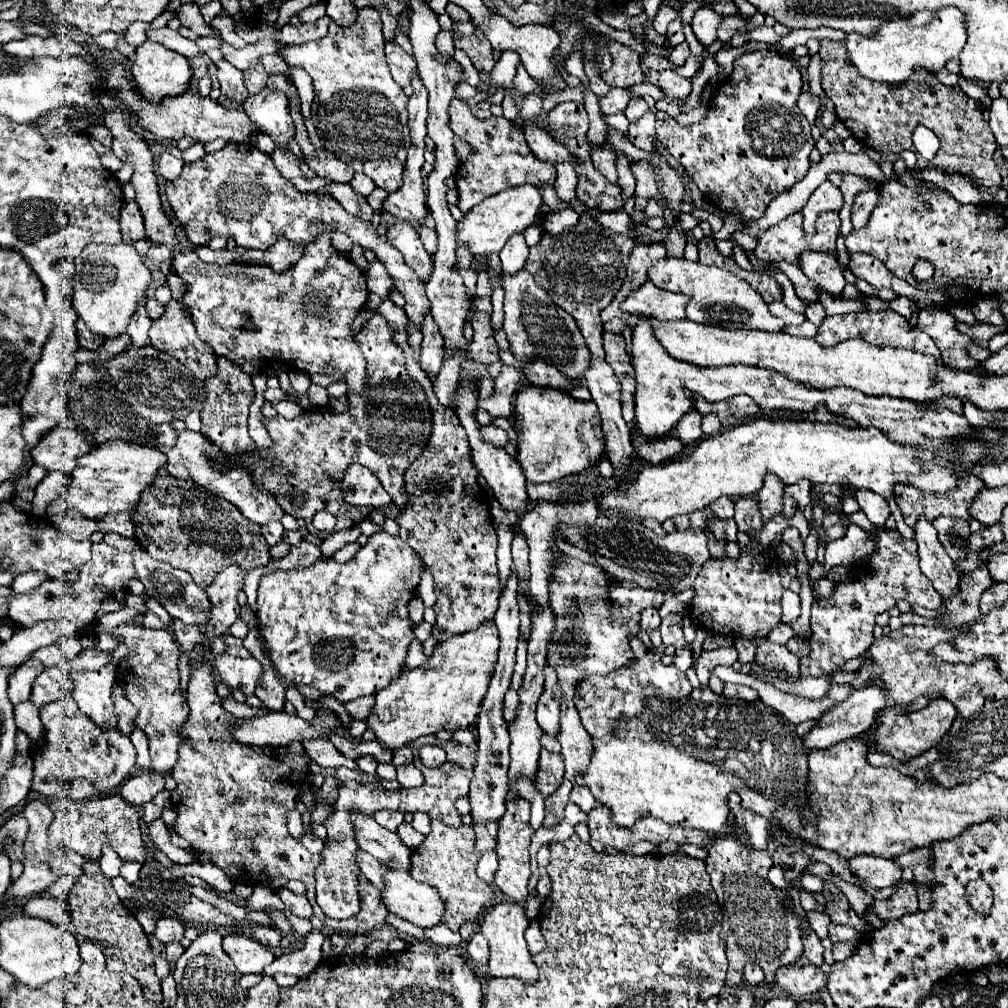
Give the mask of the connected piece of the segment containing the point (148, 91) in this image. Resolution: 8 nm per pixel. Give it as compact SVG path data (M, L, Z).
M146 40L142 46L136 48L136 56L132 60L132 74L136 80L136 88L138 92L148 100L148 102L162 102L168 96L180 96L184 94L184 90L190 88L190 80L192 80L192 66L188 62L188 58L184 58L182 54L168 50L166 46Z

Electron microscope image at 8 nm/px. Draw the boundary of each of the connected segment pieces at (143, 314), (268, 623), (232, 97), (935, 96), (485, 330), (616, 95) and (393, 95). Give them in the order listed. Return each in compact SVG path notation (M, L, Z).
M146 296L144 298L140 298L140 306L138 306L138 310L136 310L136 314L132 314L132 318L130 318L130 326L128 326L128 334L130 334L130 338L132 338L132 342L130 342L130 346L146 346L146 344L150 344L150 338L148 338L148 330L150 330L150 324L152 324L152 320L150 320L150 316L148 316L148 312L146 312Z
M376 532L368 538L368 544L362 546L356 556L344 564L334 562L332 558L318 558L314 564L310 566L300 566L300 568L292 568L292 570L274 570L268 572L260 578L258 584L258 628L262 638L266 640L266 650L270 652L270 658L274 662L274 666L278 668L278 672L294 684L308 684L316 690L320 690L322 694L330 694L334 698L338 698L340 702L350 702L362 696L374 696L378 690L382 690L384 686L390 684L392 678L400 676L400 672L404 670L404 660L408 654L408 648L412 644L414 636L414 622L408 616L408 602L416 596L416 588L420 584L420 576L424 572L424 562L422 558L408 546L408 542L404 542L400 536L392 536L388 532Z
M222 58L220 62L216 62L216 78L220 82L218 102L226 108L242 110L244 100L248 98L248 90L244 86L244 74Z
M822 40L818 56L822 58L822 90L836 104L838 118L858 142L880 154L914 150L912 132L918 124L924 124L940 138L938 156L924 164L924 168L938 166L948 174L962 174L970 178L980 192L994 194L1000 188L1002 176L994 162L998 144L982 116L982 102L968 98L960 86L944 86L928 70L918 70L914 78L898 86L872 82L862 78L850 64L842 42Z
M488 296L476 298L476 308L478 314L472 320L474 331L472 340L472 360L490 364L499 358L499 348L494 338L494 330L490 326L490 314L492 314L492 302Z
M612 88L604 98L600 98L600 112L602 114L616 114L616 112L622 112L630 98L628 98L628 90L624 88Z
M362 8L358 12L358 22L348 28L336 26L334 22L328 28L328 34L314 42L304 44L286 44L280 52L288 66L300 66L312 76L314 84L314 102L312 102L312 118L324 148L336 158L348 162L356 172L370 176L376 186L396 192L402 186L402 170L406 162L406 150L410 142L408 134L408 96L394 82L390 74L390 66L384 56L386 40L382 36L382 20L376 8Z

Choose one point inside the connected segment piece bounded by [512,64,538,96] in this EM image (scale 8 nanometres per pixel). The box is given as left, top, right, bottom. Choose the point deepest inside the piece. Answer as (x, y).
(523, 85)

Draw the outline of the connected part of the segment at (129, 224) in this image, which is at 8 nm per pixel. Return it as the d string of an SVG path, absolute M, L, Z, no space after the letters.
M134 200L124 202L120 224L122 224L122 238L124 238L126 244L134 244L138 240L146 240L144 220L142 220L140 208L138 208L138 204Z

